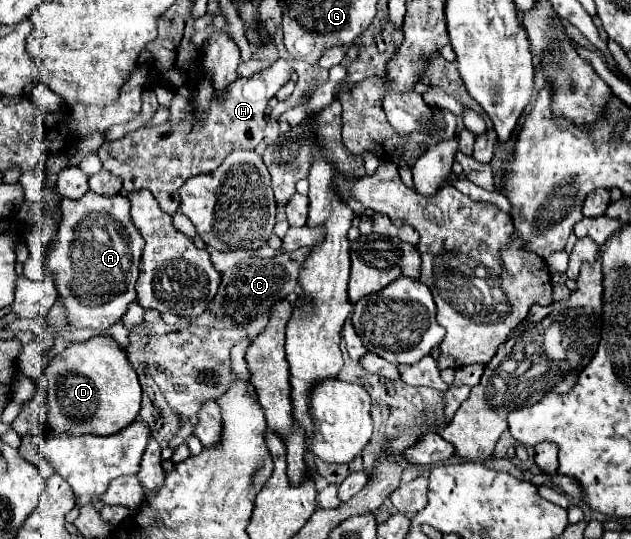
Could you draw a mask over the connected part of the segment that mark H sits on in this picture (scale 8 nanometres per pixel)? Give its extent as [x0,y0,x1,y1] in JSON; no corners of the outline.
[97,59,291,215]

